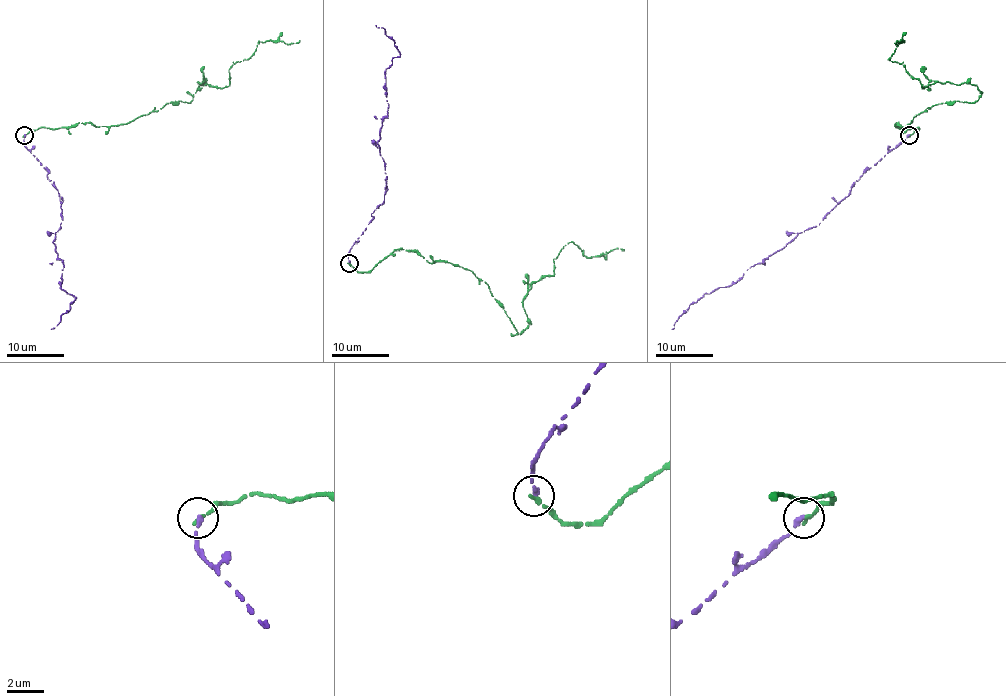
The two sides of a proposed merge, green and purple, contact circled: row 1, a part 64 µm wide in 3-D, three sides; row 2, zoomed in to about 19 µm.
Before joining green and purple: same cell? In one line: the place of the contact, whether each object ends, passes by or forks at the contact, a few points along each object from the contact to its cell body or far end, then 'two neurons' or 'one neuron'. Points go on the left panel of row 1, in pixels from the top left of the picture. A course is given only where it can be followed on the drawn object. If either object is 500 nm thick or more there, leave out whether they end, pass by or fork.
(24, 135) | green ends | purple ends | green via (24, 135), (79, 122), (123, 125), (188, 103), (199, 82), (226, 87), (229, 69), (261, 41), (300, 40) | purple via (24, 135), (60, 197), (63, 220), (53, 240), (64, 266), (60, 287), (76, 297), (51, 329) | two neurons

